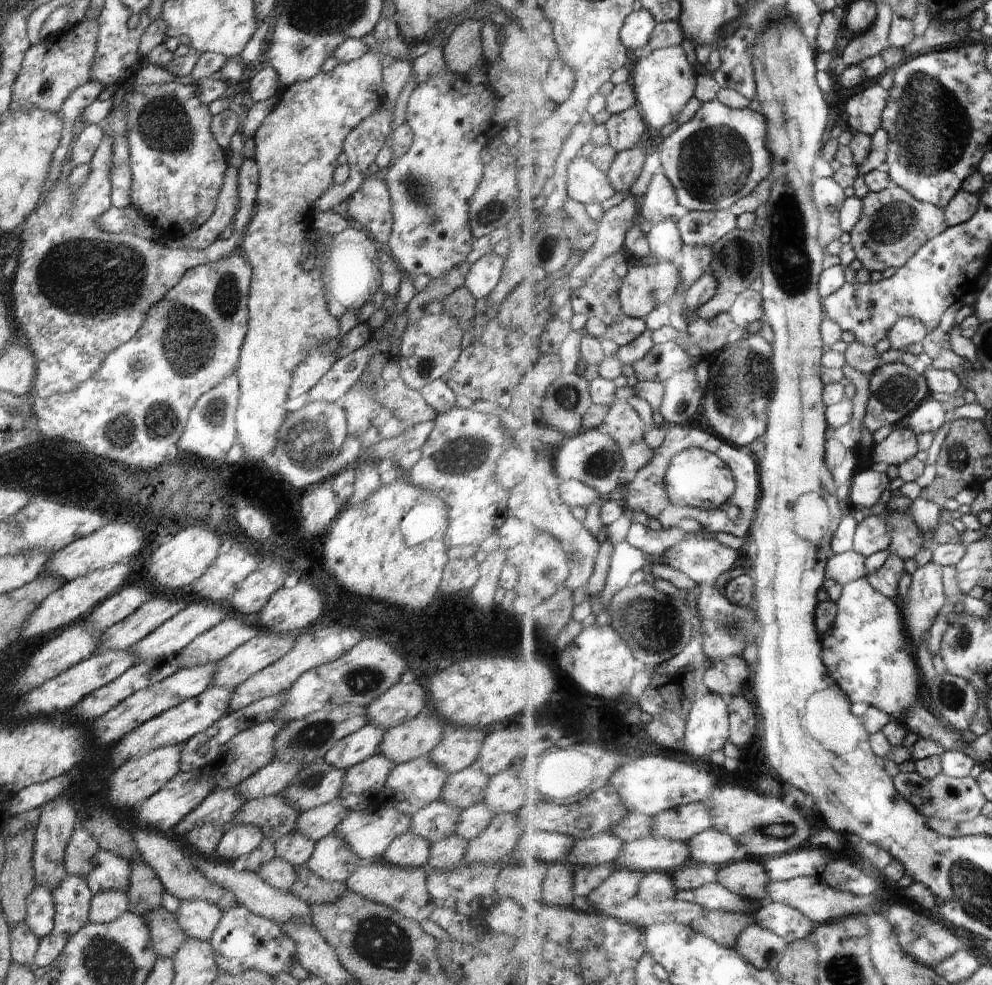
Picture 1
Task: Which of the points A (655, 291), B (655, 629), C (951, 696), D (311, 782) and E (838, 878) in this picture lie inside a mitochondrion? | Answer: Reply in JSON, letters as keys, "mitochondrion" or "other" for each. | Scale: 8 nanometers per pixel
{"A":"mitochondrion","B":"mitochondrion","C":"mitochondrion","D":"mitochondrion","E":"other"}

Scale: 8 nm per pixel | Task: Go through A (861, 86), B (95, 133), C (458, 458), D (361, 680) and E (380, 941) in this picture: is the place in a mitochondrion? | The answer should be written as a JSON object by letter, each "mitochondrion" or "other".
{"A":"other","B":"other","C":"mitochondrion","D":"mitochondrion","E":"mitochondrion"}

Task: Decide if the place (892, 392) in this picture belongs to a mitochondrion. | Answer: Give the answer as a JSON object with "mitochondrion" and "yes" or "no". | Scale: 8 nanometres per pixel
{"mitochondrion":"yes"}

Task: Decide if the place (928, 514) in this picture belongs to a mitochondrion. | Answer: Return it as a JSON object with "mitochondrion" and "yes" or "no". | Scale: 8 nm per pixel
{"mitochondrion":"yes"}

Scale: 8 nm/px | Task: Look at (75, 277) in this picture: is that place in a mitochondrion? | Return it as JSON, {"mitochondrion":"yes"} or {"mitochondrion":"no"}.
{"mitochondrion":"yes"}

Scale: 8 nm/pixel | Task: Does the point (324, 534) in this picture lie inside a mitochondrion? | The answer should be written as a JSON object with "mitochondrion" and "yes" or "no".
{"mitochondrion":"no"}

